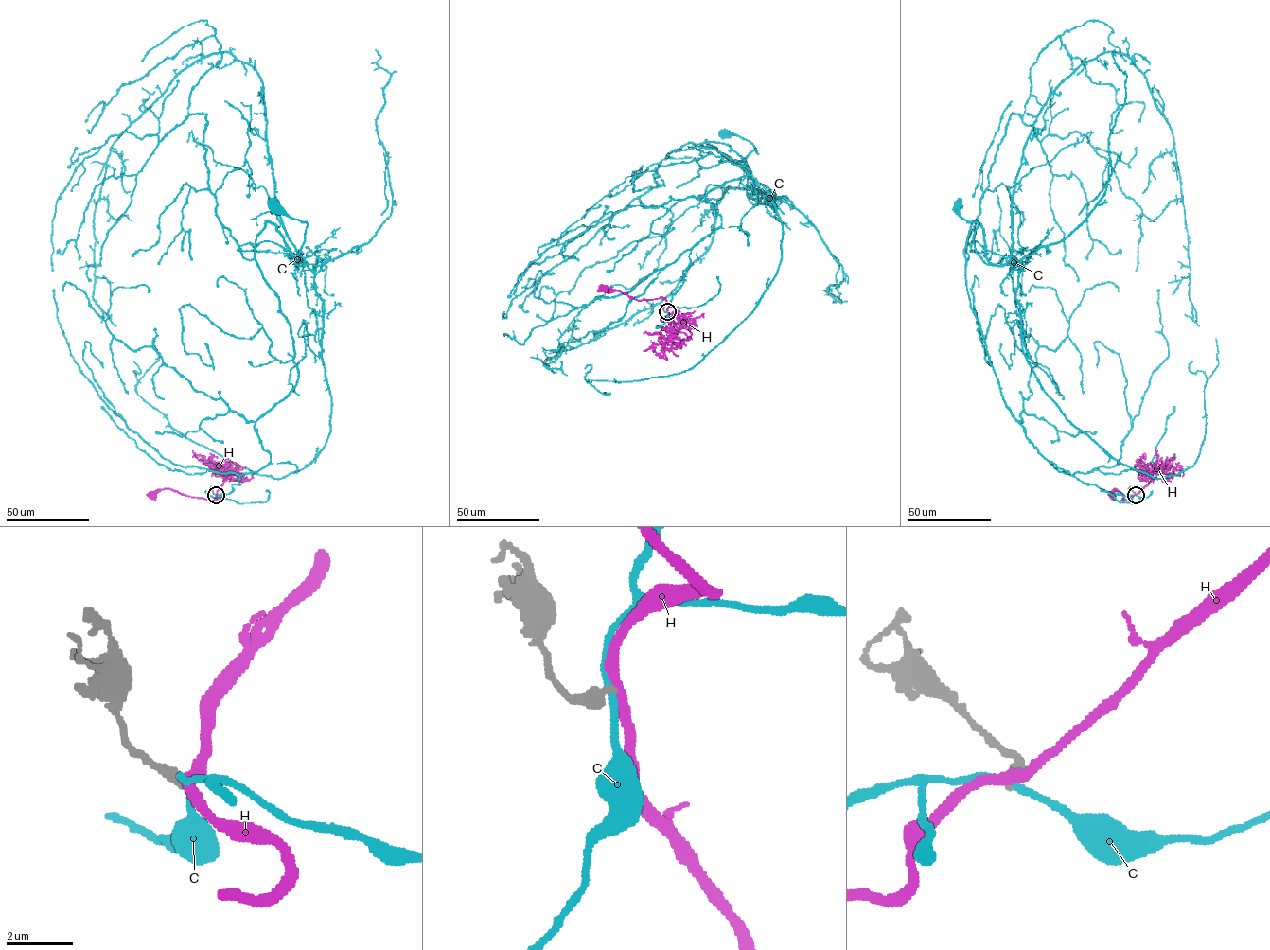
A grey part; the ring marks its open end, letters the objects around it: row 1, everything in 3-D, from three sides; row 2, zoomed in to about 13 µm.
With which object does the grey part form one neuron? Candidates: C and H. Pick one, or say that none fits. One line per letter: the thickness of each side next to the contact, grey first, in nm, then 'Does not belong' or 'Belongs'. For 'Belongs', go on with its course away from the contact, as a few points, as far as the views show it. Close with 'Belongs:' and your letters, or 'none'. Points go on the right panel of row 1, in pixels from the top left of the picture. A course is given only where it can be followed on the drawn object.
C: Thickness 340 nm (grey) against 190 nm. Does not belong
H: Thickness 320 nm (grey) against 340 nm. Does not belong
Belongs: none

